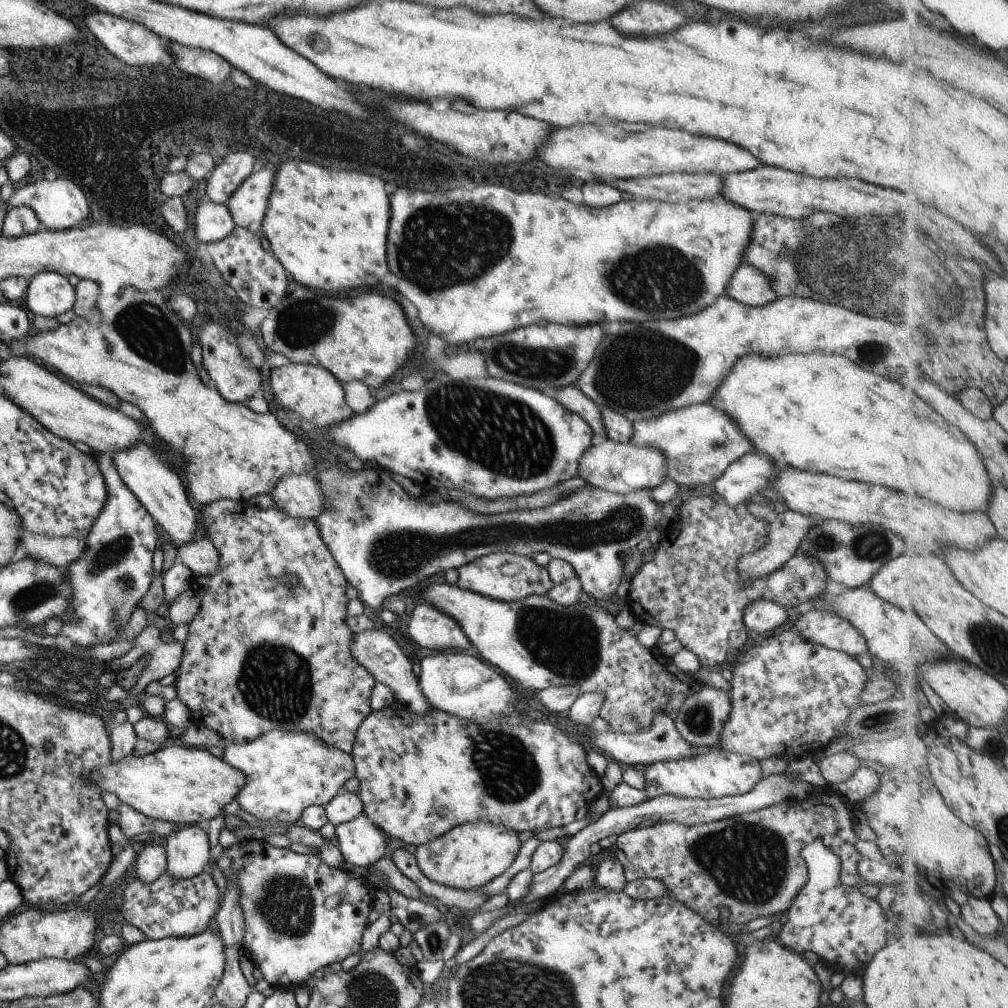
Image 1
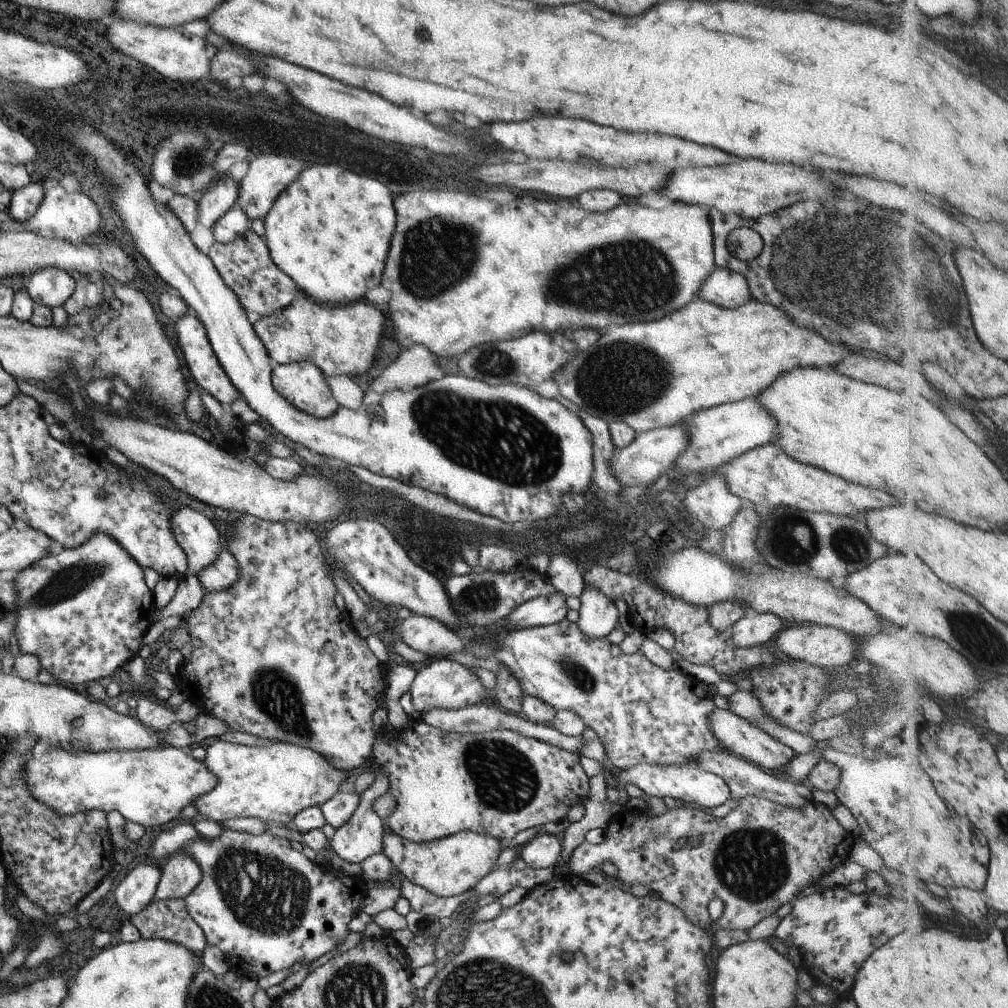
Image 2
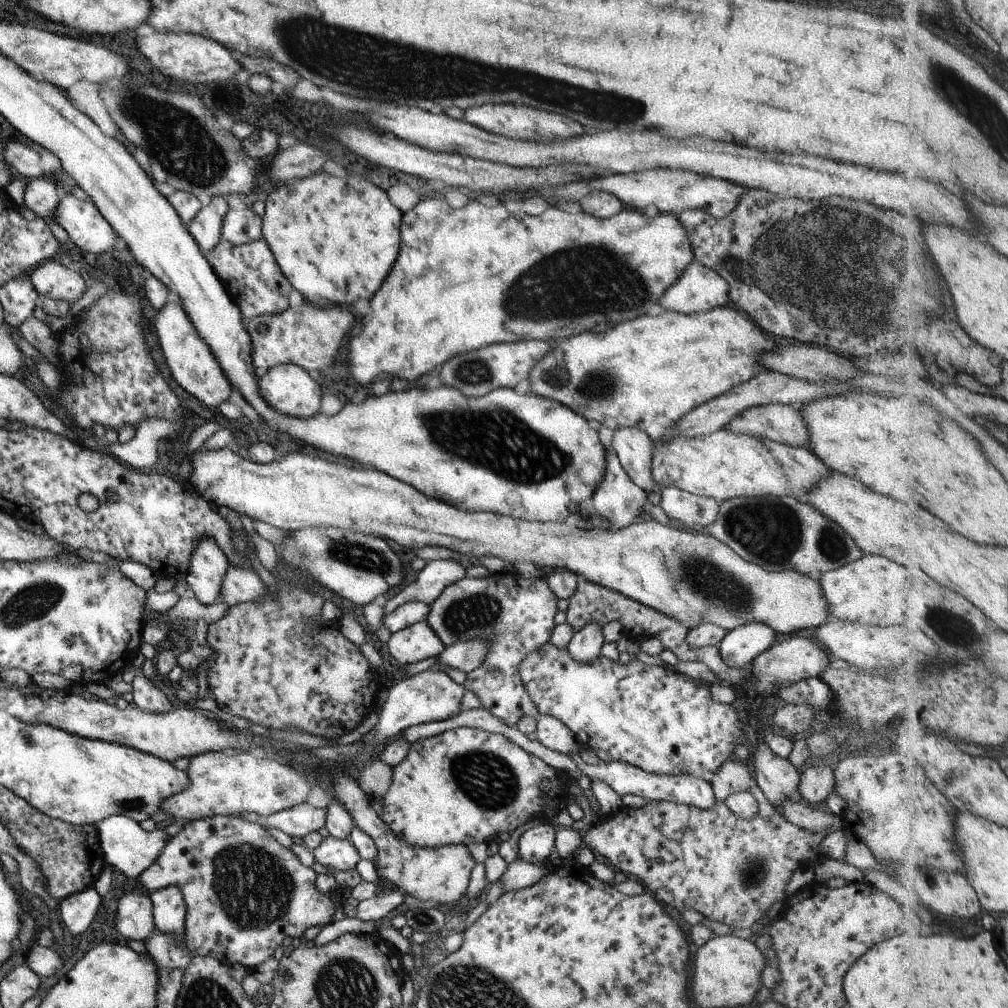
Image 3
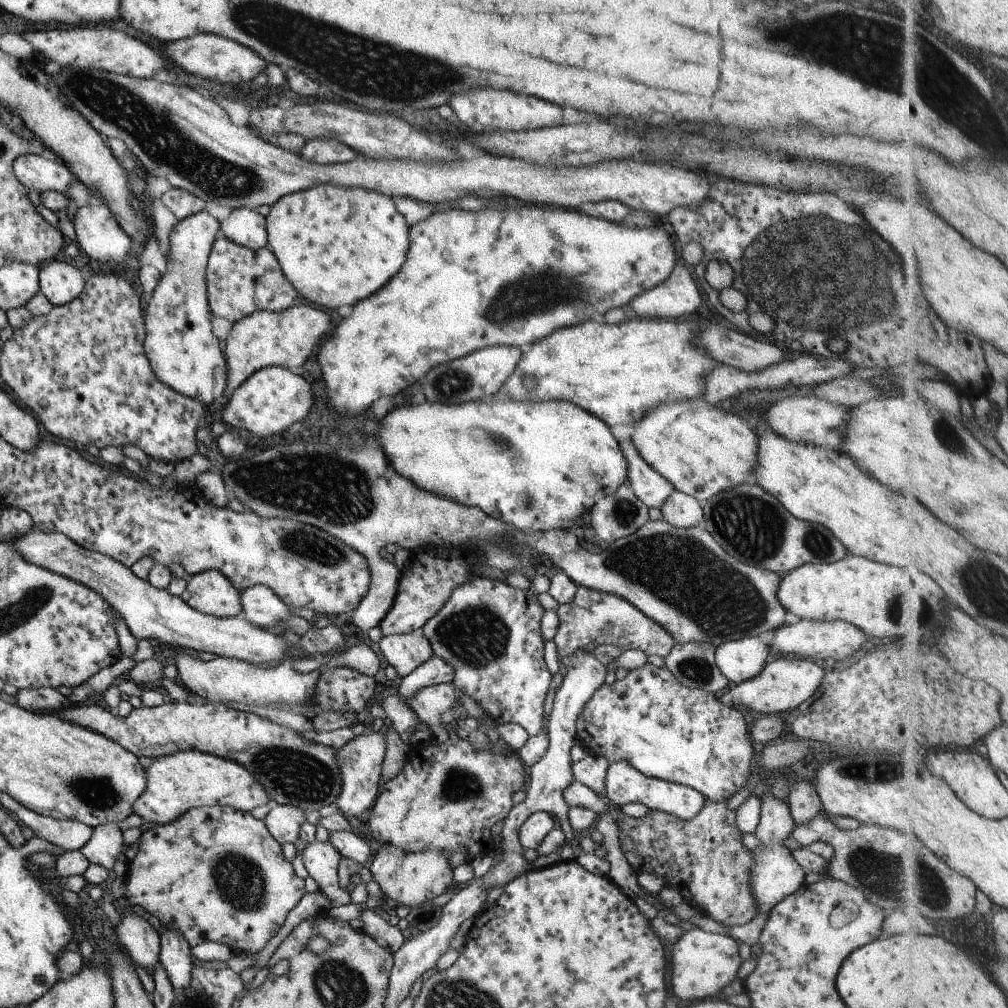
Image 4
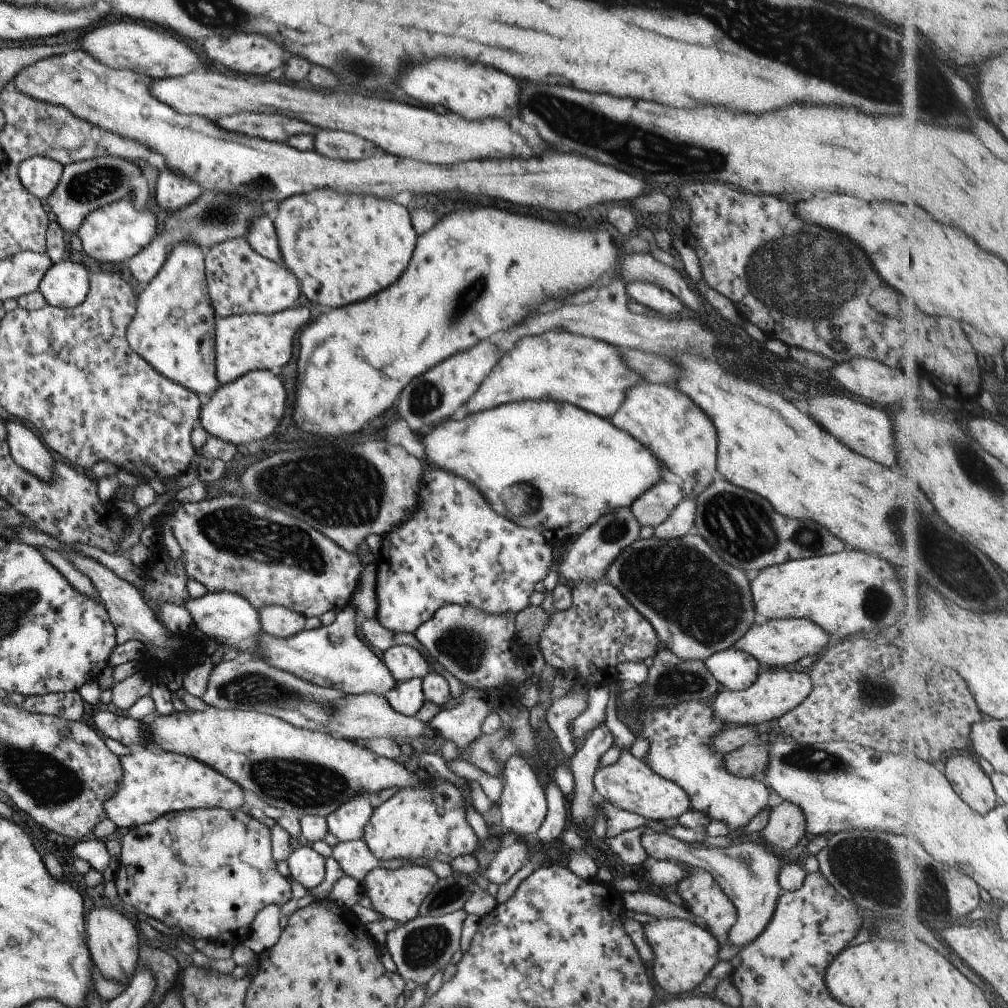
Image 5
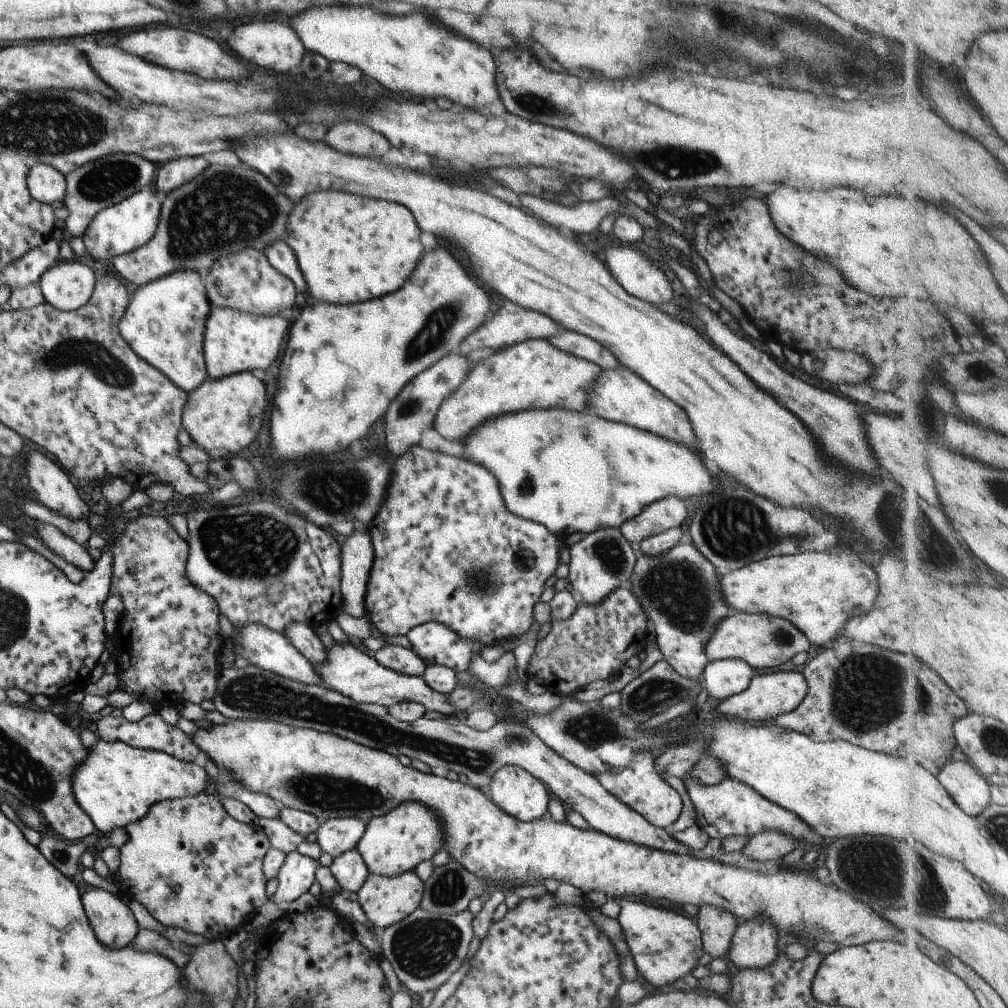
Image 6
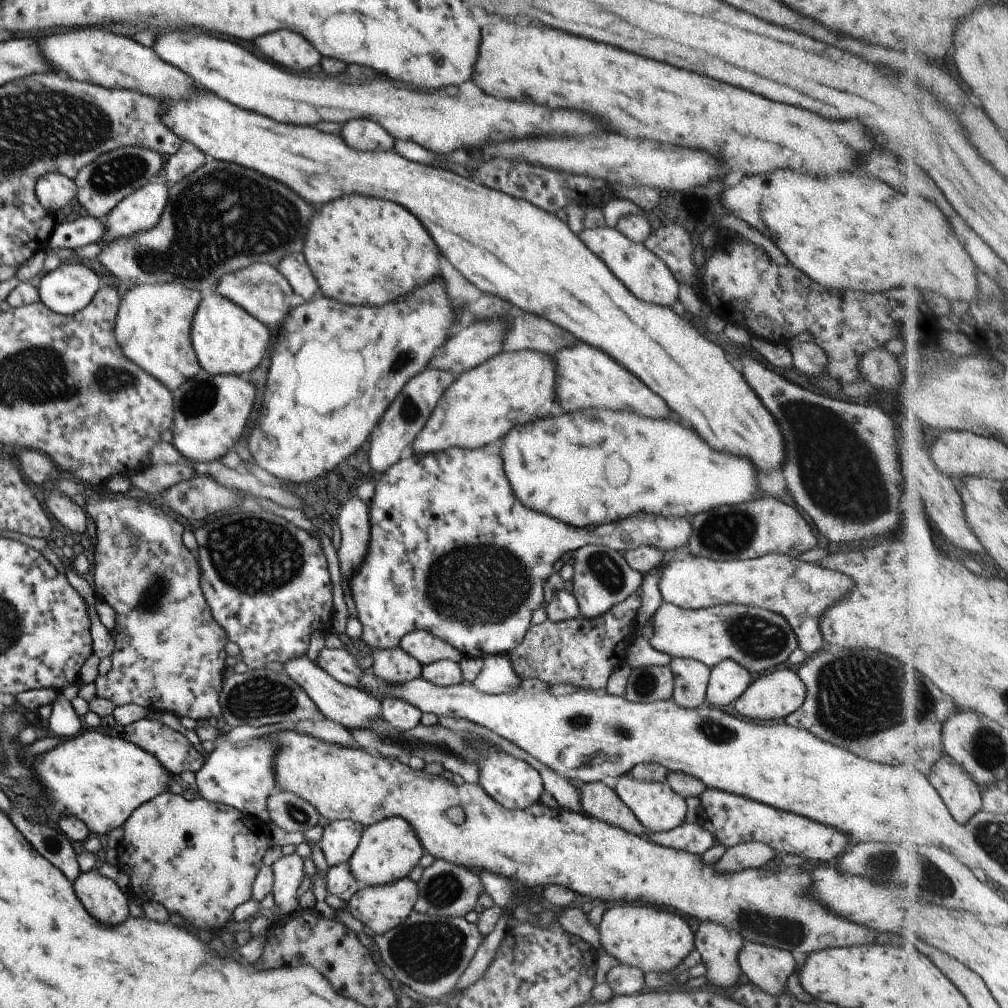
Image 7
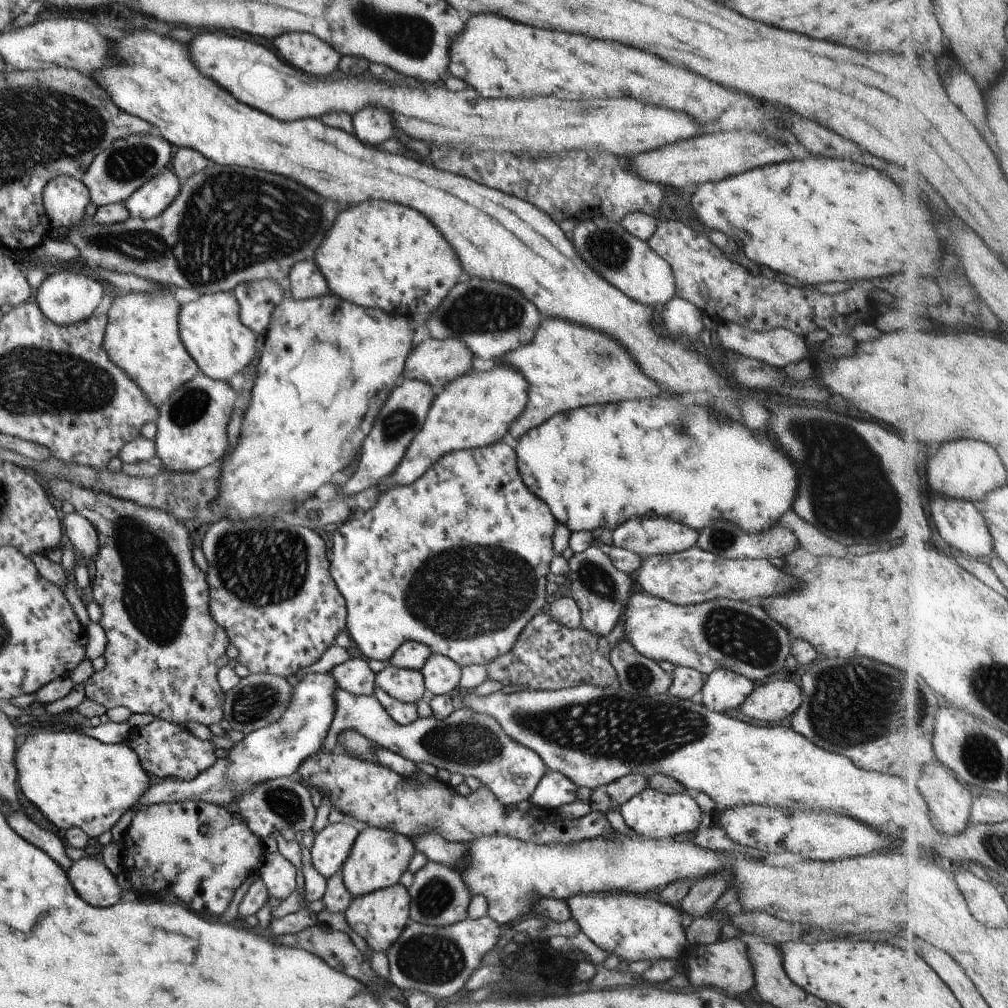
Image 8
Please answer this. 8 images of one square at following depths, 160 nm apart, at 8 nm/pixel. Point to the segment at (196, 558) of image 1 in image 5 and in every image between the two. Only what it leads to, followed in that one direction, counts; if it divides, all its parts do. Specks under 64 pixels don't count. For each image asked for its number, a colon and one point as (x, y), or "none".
2: (218, 575)
3: (239, 586)
4: (259, 606)
5: (278, 621)

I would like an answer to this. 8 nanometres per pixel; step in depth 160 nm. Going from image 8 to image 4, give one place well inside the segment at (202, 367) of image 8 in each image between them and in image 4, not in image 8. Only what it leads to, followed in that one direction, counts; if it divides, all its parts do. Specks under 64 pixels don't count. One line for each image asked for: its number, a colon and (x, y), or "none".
4: (263, 339)
5: (242, 343)
6: (234, 341)
7: (226, 340)

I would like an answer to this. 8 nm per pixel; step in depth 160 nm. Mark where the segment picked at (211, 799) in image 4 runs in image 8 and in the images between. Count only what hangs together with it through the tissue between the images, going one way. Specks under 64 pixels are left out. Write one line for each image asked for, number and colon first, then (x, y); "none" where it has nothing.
5: (154, 783)
6: (115, 785)
7: (99, 779)
8: (74, 780)

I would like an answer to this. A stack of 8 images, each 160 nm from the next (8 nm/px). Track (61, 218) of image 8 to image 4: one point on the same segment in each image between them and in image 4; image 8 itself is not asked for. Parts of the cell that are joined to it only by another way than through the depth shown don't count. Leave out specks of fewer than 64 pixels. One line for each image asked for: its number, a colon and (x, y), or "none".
4: (33, 172)
5: (39, 175)
6: (45, 183)
7: (52, 190)

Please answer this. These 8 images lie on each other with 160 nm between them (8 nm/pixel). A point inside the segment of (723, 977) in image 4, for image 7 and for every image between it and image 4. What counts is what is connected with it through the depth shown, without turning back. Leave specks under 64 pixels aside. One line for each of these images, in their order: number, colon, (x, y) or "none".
5: (683, 952)
6: (665, 946)
7: (652, 940)

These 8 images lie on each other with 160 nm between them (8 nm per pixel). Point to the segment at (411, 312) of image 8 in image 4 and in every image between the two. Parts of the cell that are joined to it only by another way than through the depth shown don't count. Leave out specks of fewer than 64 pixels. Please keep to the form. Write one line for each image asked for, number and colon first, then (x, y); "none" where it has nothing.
4: (335, 246)
5: (342, 248)
6: (349, 249)
7: (359, 249)

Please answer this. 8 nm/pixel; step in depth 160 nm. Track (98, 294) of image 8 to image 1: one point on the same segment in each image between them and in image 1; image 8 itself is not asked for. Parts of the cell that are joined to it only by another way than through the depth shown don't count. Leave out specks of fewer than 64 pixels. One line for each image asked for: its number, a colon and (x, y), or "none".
1: (48, 294)
2: (51, 287)
3: (50, 279)
4: (60, 283)
5: (64, 284)
6: (66, 285)
7: (69, 287)

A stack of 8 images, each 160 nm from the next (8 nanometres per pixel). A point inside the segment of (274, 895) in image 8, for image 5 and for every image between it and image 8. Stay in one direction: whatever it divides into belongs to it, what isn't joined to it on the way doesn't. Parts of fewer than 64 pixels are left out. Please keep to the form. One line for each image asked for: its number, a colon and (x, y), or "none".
5: (307, 867)
6: (296, 874)
7: (287, 871)

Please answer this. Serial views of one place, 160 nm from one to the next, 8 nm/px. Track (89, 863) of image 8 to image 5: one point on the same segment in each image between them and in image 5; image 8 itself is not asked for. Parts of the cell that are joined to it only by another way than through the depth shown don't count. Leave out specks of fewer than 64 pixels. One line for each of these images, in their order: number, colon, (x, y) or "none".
5: (112, 941)
6: (112, 922)
7: (102, 898)

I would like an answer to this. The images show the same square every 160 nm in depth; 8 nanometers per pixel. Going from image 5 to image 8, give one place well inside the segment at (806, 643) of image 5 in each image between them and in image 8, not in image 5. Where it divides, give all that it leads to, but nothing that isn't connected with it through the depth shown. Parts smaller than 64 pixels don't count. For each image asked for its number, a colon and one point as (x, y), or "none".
6: (762, 641)
7: (756, 639)
8: (716, 634)

